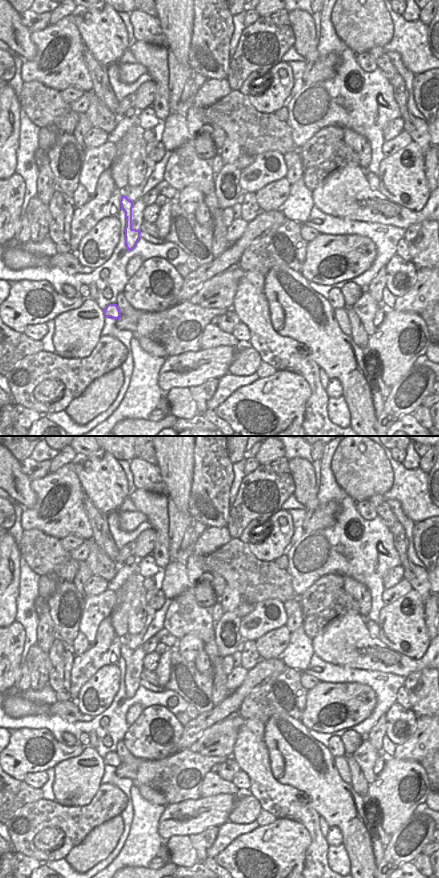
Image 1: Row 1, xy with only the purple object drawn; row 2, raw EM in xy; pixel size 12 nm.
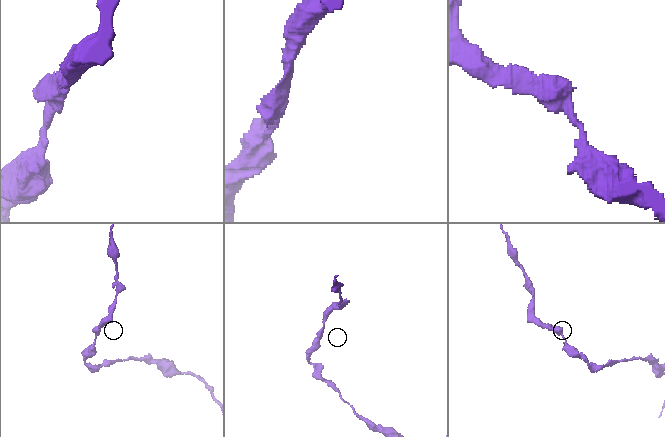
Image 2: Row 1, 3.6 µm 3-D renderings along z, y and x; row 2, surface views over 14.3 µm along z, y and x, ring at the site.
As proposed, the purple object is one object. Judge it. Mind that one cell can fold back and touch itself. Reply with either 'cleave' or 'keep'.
keep

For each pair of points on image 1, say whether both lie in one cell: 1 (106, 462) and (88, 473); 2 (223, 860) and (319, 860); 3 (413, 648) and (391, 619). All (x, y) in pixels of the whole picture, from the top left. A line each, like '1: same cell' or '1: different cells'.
1: same cell
2: different cells
3: same cell

